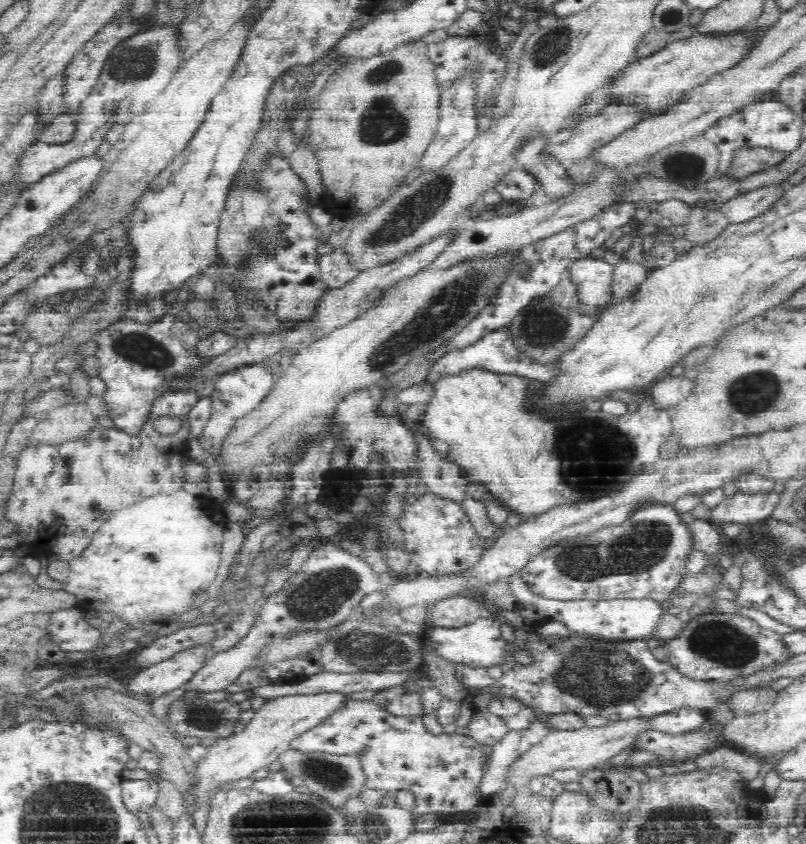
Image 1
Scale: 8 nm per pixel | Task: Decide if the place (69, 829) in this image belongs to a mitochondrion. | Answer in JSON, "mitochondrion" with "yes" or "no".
{"mitochondrion":"yes"}

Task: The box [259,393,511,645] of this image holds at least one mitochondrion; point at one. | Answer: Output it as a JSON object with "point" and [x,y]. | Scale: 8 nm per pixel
{"point":[320,595]}

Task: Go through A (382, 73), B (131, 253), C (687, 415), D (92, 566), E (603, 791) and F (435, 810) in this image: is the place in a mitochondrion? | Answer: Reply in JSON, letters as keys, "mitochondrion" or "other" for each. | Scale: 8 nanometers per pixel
{"A":"mitochondrion","B":"other","C":"other","D":"other","E":"other","F":"other"}

